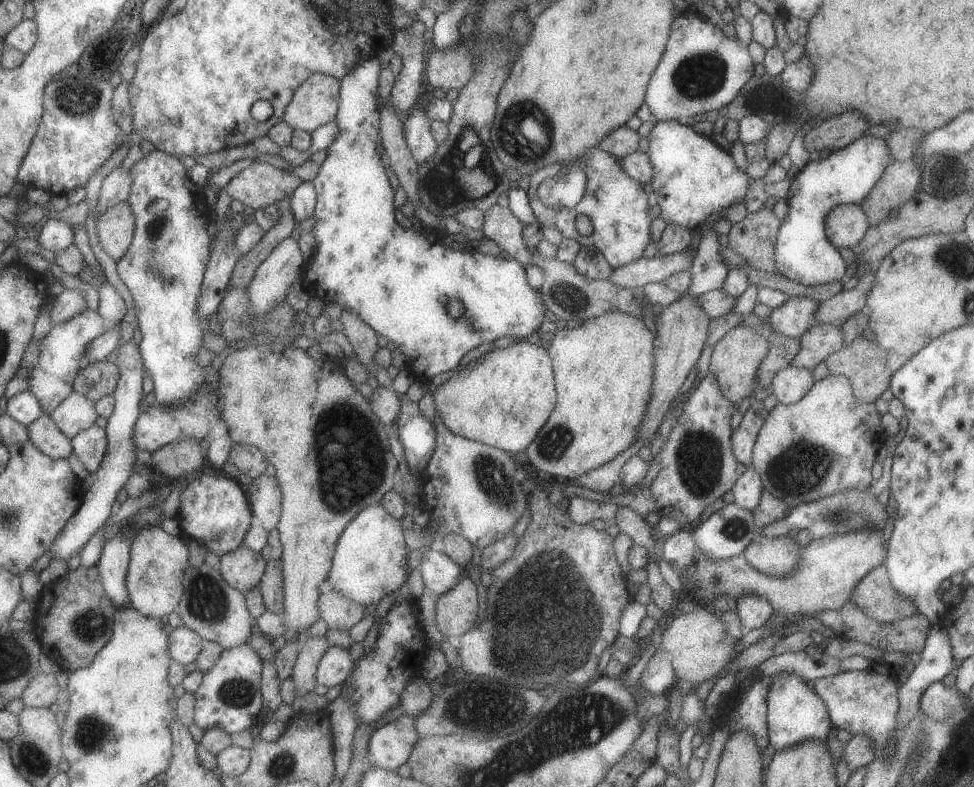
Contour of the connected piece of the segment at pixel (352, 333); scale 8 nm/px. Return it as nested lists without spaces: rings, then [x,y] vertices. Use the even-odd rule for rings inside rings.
[[[344,308],[340,322],[341,328],[353,344],[359,361],[375,374],[381,385],[392,388],[395,380],[392,380],[390,372],[375,362],[375,355],[381,350],[380,334],[350,309]]]

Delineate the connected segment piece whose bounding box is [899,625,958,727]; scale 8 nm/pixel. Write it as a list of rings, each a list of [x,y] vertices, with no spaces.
[[[932,625],[924,649],[919,653],[920,662],[910,678],[899,688],[899,727],[907,725],[921,710],[921,697],[929,685],[942,681],[945,676],[958,668],[951,656],[951,645],[946,630]]]

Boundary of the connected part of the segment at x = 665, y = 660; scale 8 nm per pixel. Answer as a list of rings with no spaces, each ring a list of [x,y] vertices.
[[[656,652],[648,662],[639,684],[652,695],[668,694],[672,685],[676,683],[674,668],[671,664],[670,655]]]

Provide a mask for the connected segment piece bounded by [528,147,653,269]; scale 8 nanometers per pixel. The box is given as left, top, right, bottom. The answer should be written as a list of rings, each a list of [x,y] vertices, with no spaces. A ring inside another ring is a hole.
[[[595,147],[588,150],[586,158],[588,162],[586,169],[588,176],[587,191],[585,198],[573,209],[565,209],[559,212],[557,209],[552,210],[542,203],[537,194],[543,176],[551,178],[555,174],[562,174],[564,171],[562,162],[544,166],[544,168],[538,170],[538,173],[530,175],[528,194],[530,194],[536,216],[544,226],[555,225],[567,238],[574,238],[582,247],[594,246],[597,250],[600,250],[613,269],[624,267],[626,264],[642,259],[646,244],[650,240],[650,224],[653,222],[652,216],[650,216],[650,204],[648,204],[649,196],[646,196],[642,184],[628,176],[620,167],[619,160],[614,156],[600,152]],[[579,214],[586,215],[592,221],[594,232],[590,236],[582,236],[578,232],[574,221]]]

